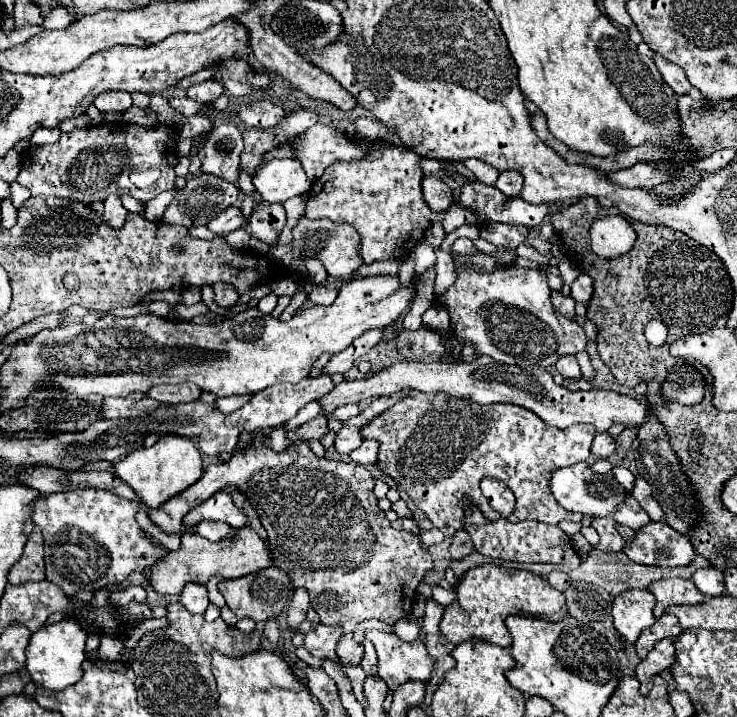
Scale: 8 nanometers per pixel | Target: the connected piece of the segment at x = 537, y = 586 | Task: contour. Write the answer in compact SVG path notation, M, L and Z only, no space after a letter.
M480 565L470 569L460 585L456 587L456 599L452 605L444 609L444 617L440 621L440 633L452 645L460 645L470 639L488 641L492 645L510 649L512 639L504 625L508 615L528 615L542 617L546 621L562 621L568 615L564 593L556 591L548 585L546 579L520 569L506 569L502 565Z

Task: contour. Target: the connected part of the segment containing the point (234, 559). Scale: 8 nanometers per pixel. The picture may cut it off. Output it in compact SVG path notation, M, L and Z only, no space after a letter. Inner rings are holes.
M242 527L238 539L234 541L222 541L222 543L210 543L208 539L200 535L188 535L182 533L182 543L178 551L170 551L166 557L156 561L148 567L148 585L162 593L162 595L178 595L186 583L200 583L206 585L210 577L218 579L238 579L248 573L254 573L258 569L264 569L272 565L270 551L266 543L258 537L256 531L250 527Z

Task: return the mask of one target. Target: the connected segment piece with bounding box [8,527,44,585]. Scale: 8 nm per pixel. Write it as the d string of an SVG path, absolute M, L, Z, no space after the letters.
M36 527L34 533L28 537L20 561L10 569L8 583L22 585L28 581L42 581L42 579L44 579L44 547L42 547L42 533Z

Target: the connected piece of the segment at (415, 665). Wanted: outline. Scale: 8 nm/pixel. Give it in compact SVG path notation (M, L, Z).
M366 631L378 653L378 677L386 681L390 689L404 685L406 681L428 681L434 659L428 655L424 641L404 643L394 633Z

